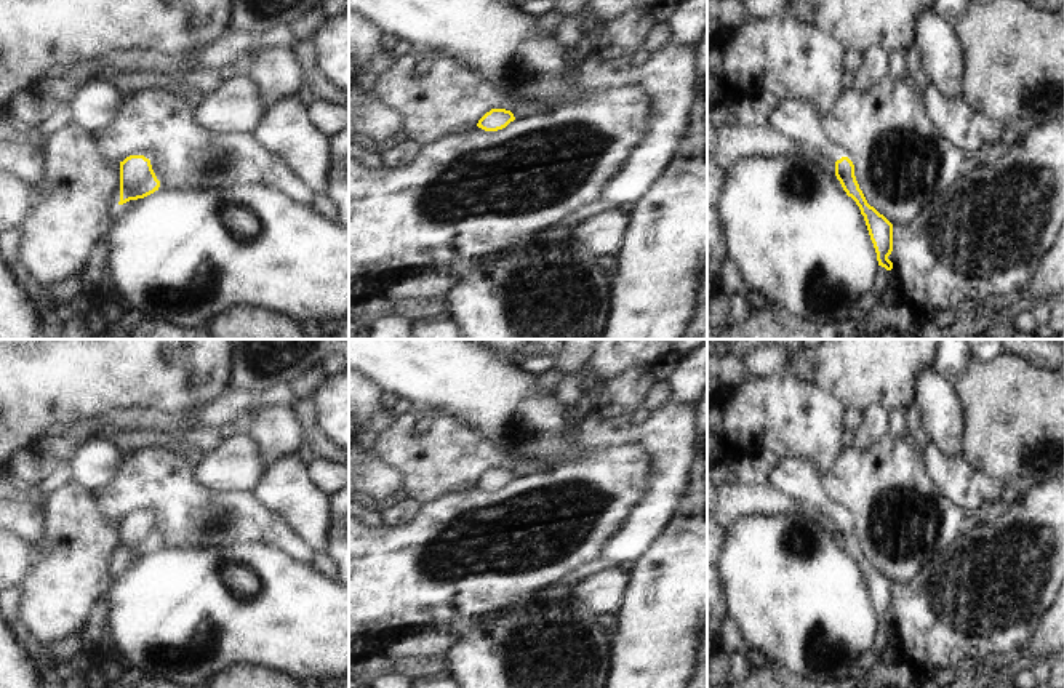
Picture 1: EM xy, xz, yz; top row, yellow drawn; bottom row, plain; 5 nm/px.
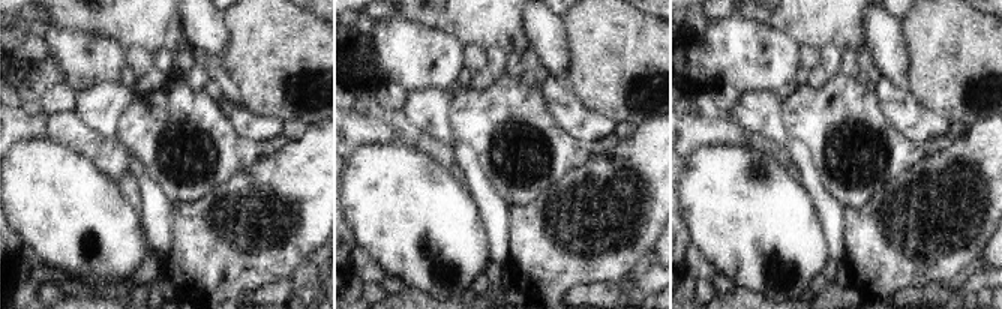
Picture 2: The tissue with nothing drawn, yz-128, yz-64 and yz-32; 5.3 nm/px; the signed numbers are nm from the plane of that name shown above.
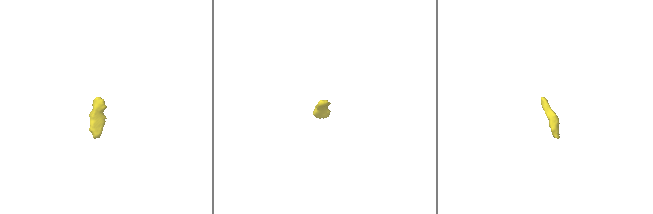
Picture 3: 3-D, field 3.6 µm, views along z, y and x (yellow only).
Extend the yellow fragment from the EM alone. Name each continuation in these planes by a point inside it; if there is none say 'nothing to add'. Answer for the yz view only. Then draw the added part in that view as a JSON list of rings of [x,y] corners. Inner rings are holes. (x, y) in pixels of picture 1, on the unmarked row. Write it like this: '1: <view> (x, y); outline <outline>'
1: yz (799, 479); outline [[[781,459],[765,482],[808,509],[822,509],[826,515],[837,520],[845,512],[832,504],[822,486],[822,478],[816,466],[806,459]]]

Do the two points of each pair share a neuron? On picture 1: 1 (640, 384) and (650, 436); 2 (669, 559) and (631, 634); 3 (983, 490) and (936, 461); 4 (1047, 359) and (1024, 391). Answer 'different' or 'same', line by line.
1: different
2: same
3: same
4: different

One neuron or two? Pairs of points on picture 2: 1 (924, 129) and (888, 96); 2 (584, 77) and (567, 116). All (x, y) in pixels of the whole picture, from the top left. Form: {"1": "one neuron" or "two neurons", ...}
{"1": "one neuron", "2": "two neurons"}

